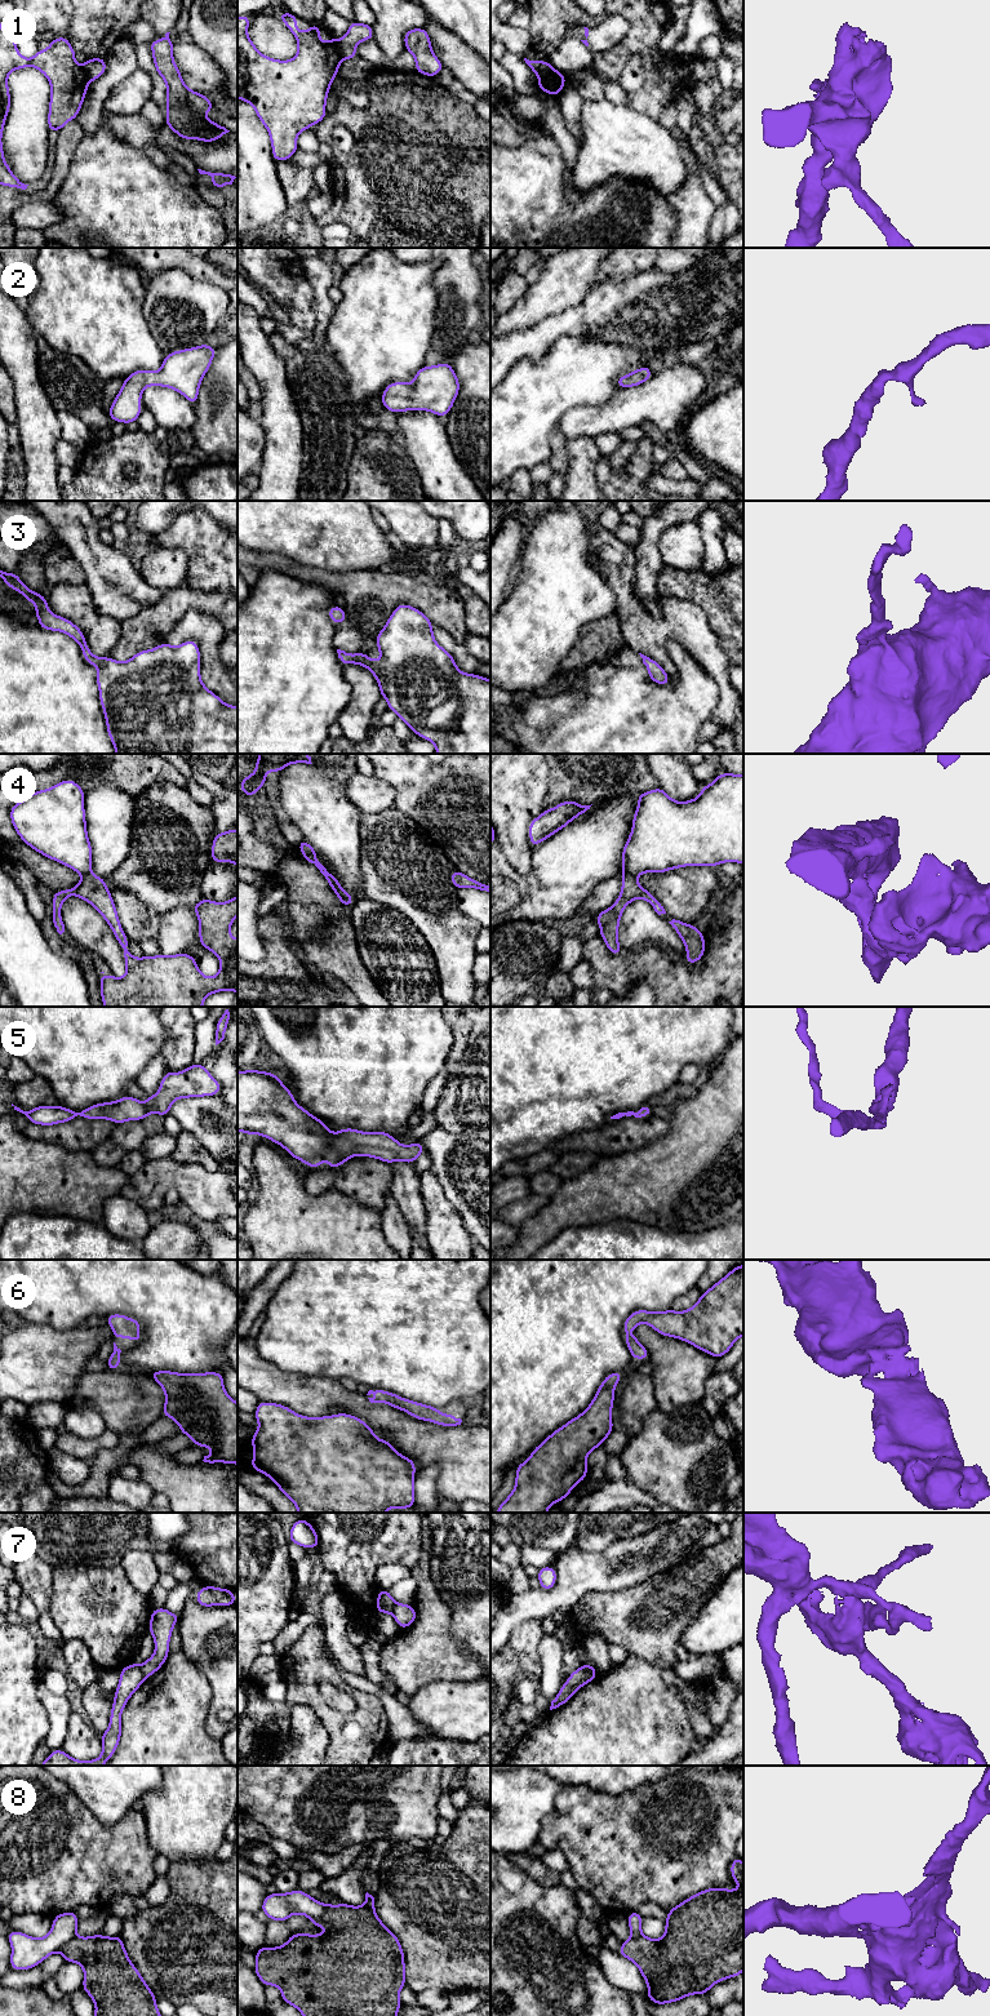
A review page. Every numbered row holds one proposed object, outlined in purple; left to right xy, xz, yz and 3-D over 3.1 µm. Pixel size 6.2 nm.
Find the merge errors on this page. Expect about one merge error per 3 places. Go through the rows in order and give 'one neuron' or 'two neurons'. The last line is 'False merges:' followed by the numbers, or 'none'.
1: two neurons
2: one neuron
3: one neuron
4: two neurons
5: one neuron
6: one neuron
7: two neurons
8: two neurons
False merges: 1, 4, 7, 8

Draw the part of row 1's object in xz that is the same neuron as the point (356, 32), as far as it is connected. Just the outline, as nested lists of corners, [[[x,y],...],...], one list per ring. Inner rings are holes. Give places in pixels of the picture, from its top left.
[[[350,22],[347,34],[336,41],[341,59],[358,57],[356,45],[364,40],[373,40],[373,27],[359,22]]]

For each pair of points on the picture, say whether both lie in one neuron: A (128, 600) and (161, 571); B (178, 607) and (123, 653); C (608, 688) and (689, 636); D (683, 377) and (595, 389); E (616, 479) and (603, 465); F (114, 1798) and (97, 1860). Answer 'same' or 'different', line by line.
A: different
B: same
C: different
D: different
E: same
F: different

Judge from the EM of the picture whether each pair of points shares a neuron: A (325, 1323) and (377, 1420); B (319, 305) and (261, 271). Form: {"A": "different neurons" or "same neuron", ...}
{"A": "different neurons", "B": "different neurons"}

